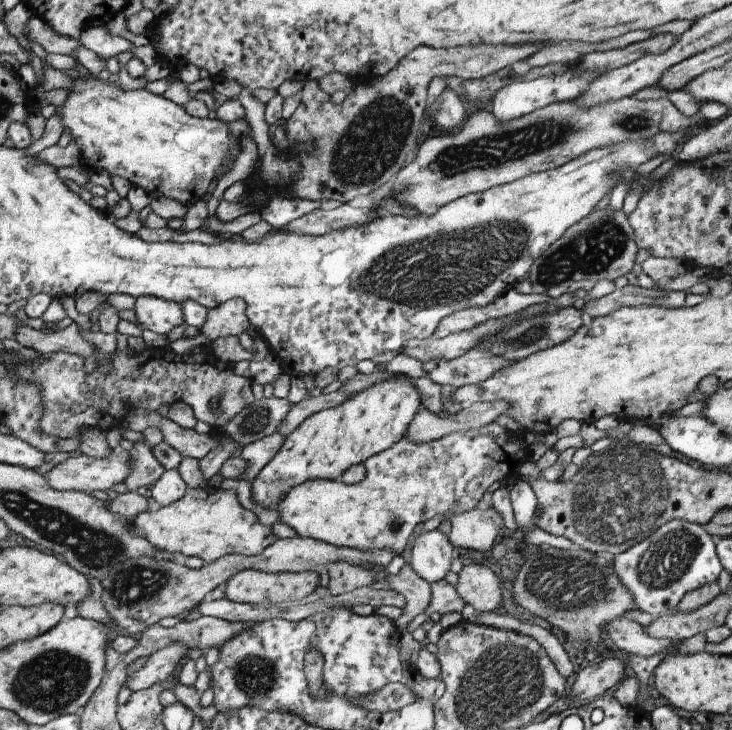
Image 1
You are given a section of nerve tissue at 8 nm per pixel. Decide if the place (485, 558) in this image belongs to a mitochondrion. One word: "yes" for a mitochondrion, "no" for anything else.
no

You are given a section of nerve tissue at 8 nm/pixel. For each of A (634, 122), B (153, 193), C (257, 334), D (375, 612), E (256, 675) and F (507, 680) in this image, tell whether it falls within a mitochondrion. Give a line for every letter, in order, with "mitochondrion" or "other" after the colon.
A: mitochondrion
B: other
C: other
D: other
E: mitochondrion
F: mitochondrion

